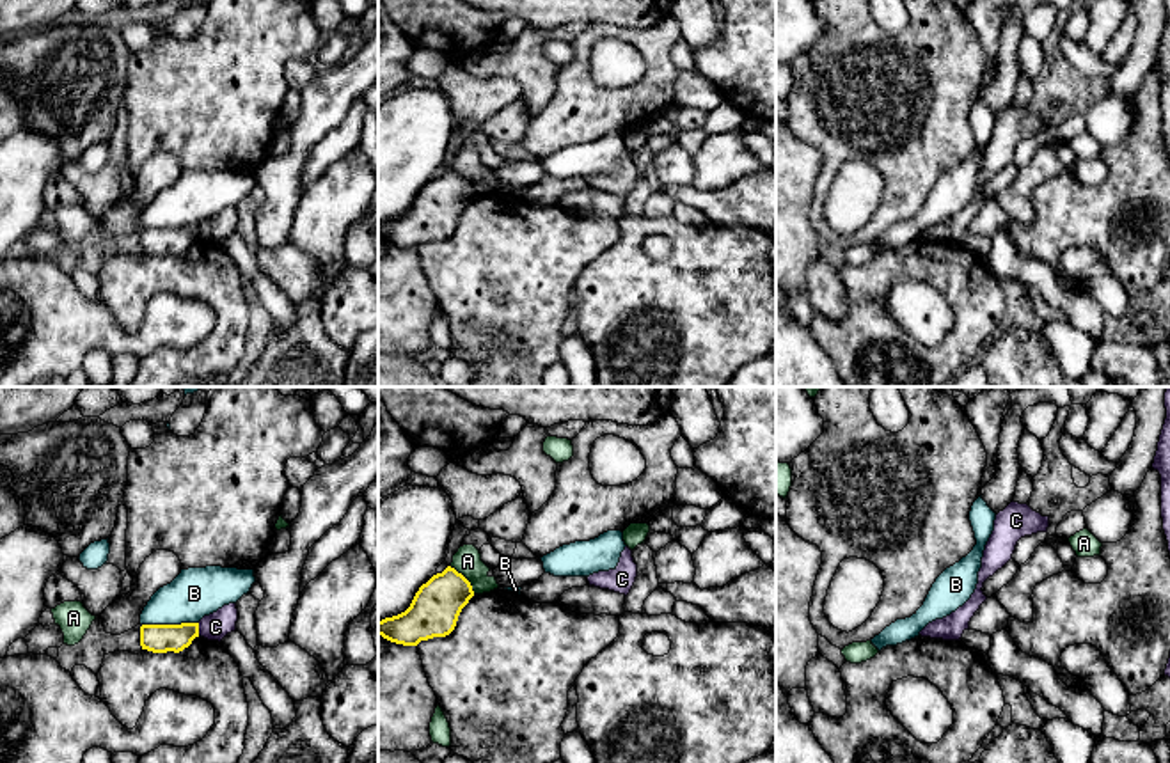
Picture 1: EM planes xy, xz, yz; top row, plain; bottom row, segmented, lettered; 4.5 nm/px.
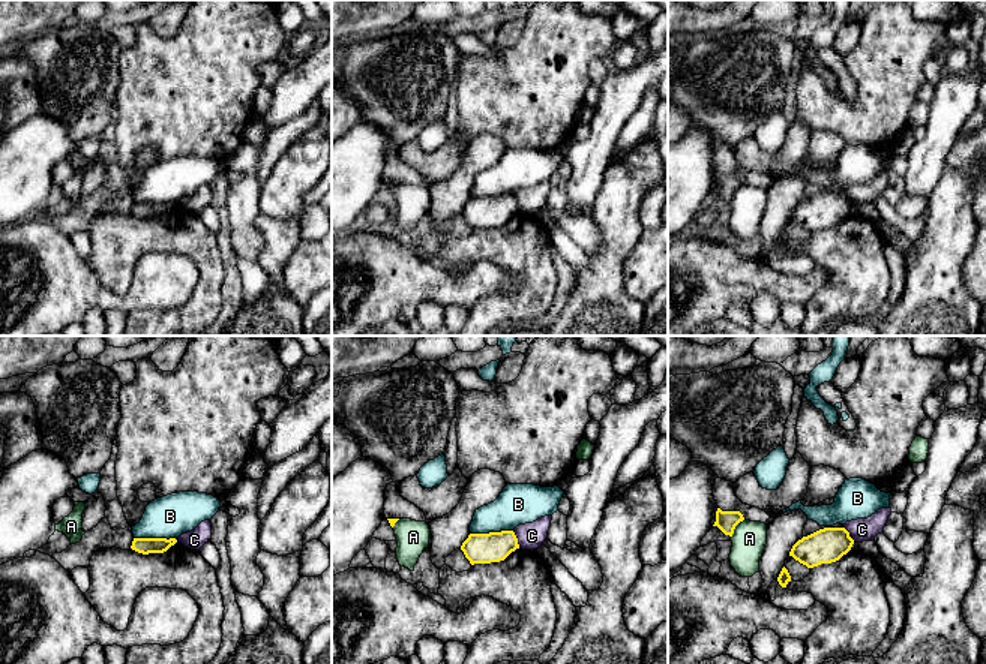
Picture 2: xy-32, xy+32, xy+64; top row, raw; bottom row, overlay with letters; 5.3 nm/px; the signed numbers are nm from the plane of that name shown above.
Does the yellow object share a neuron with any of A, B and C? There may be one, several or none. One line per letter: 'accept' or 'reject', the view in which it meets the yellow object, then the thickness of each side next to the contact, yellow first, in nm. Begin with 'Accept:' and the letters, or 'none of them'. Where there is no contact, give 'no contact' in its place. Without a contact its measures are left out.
Accept: none of them
A: reject | xz | 220/130 nm
B: reject | xy | 130/220 nm
C: reject | xy | 130/120 nm

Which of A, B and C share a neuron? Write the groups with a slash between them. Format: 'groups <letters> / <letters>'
groups A / B / C

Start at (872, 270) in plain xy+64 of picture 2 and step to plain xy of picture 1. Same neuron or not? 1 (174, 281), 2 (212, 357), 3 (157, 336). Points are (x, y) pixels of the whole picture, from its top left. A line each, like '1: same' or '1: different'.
1: same
2: same
3: different

